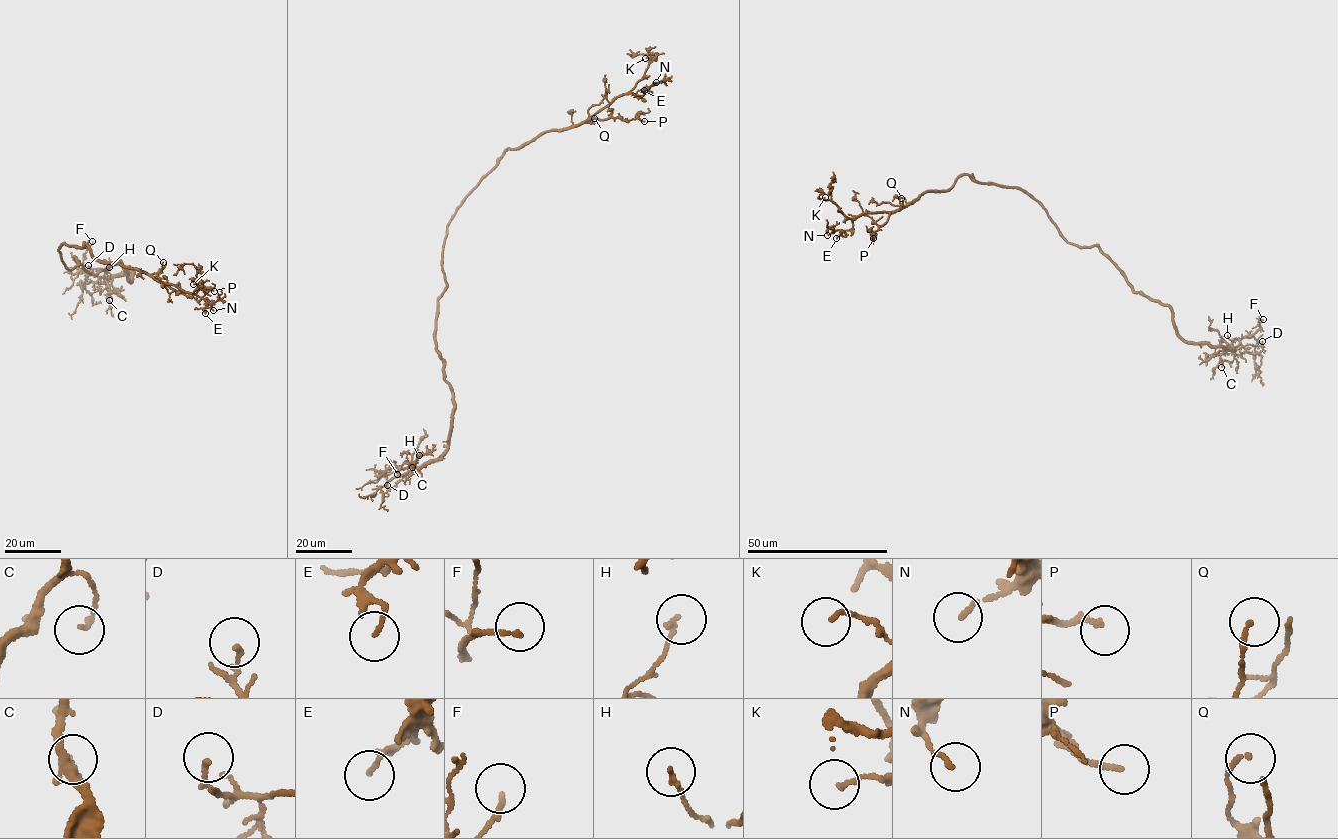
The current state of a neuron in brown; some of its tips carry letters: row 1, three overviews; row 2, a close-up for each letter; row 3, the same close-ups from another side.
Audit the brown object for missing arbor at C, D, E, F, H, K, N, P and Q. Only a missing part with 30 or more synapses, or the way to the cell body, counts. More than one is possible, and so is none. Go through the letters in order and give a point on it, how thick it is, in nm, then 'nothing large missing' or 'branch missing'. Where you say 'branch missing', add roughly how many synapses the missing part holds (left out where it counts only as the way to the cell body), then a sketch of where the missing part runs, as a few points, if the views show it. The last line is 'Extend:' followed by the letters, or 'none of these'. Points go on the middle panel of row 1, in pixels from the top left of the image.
C: (412, 467) | 120 nm | nothing large missing
D: (387, 485) | 140 nm | nothing large missing
E: (644, 90) | 120 nm | nothing large missing
F: (397, 474) | 140 nm | nothing large missing
H: (419, 455) | 140 nm | nothing large missing
K: (645, 58) | 130 nm | nothing large missing
N: (656, 82) | 130 nm | nothing large missing
P: (644, 121) | 180 nm | branch missing | 35 syn | (644, 121), (657, 115)
Q: (594, 118) | 100 nm | nothing large missing
Extend: P

